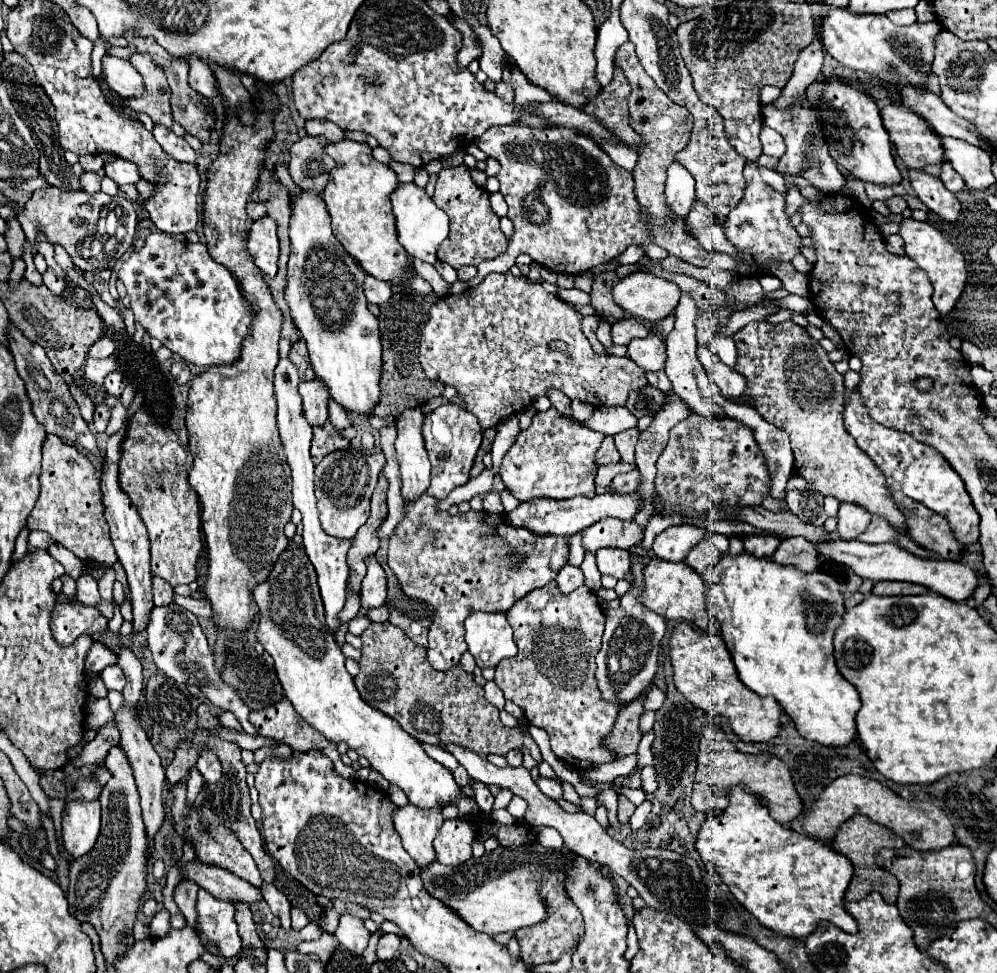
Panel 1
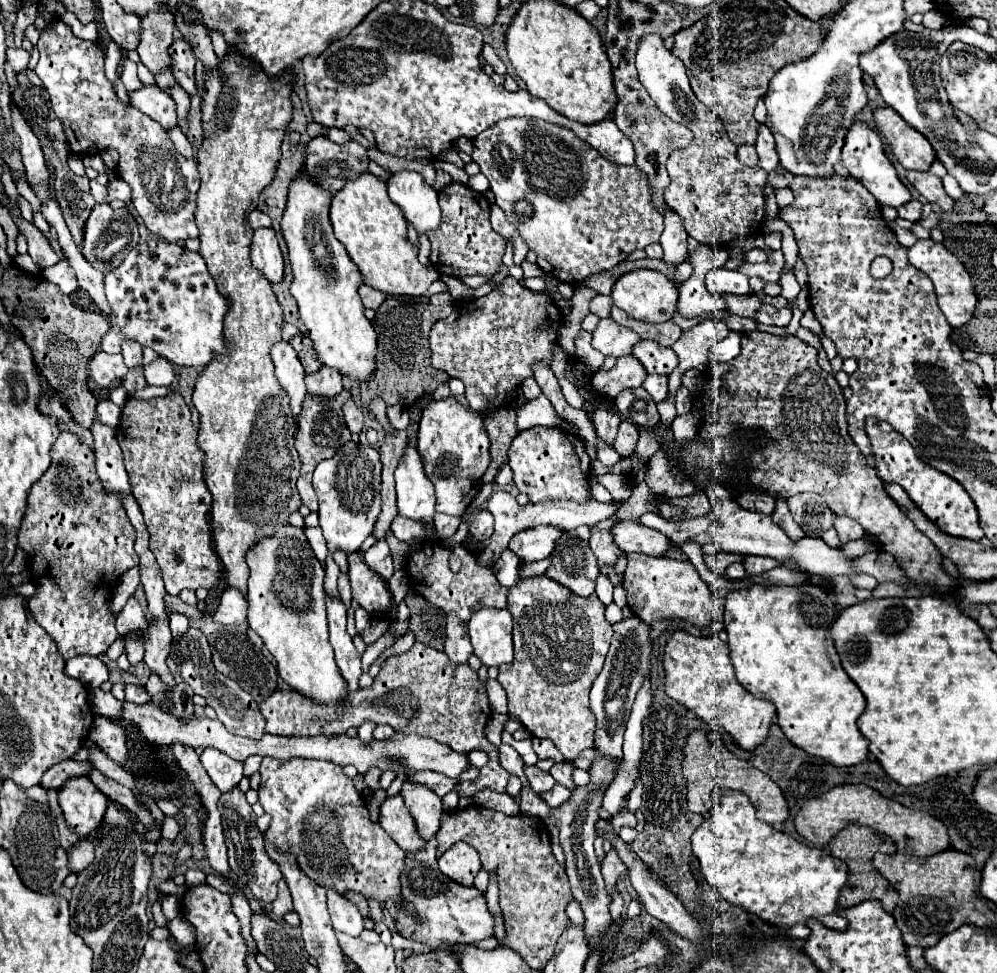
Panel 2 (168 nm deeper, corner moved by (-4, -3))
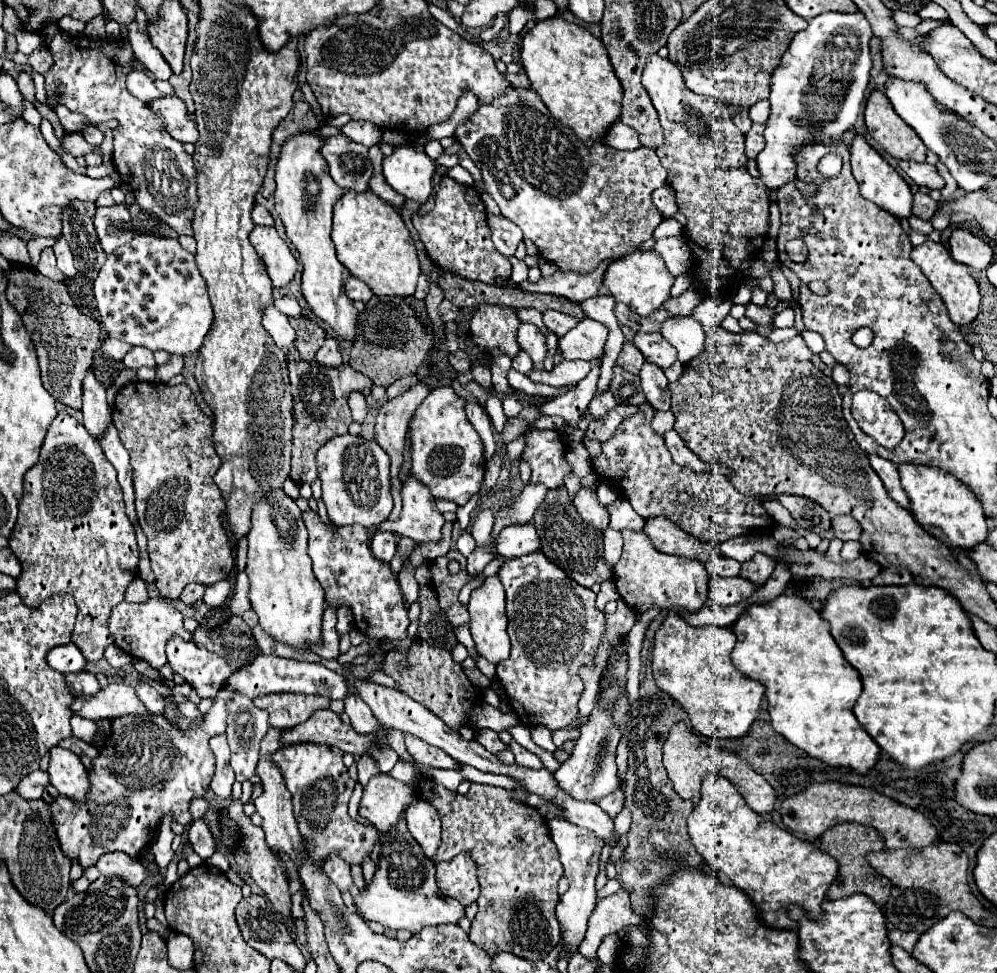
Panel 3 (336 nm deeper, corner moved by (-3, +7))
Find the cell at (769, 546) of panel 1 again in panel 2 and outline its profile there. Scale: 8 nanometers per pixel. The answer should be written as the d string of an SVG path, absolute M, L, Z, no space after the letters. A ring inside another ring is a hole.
M744 558L744 568L748 572L748 576L758 576L764 570L770 570L772 566L778 566L780 562L776 562L774 558Z

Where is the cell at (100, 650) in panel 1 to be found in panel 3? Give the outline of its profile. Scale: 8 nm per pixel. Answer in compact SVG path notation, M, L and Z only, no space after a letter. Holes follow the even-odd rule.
M63 644L55 646L47 654L47 664L59 672L79 672L85 670L87 660L83 660L83 654L79 654L79 648L75 648L75 644Z

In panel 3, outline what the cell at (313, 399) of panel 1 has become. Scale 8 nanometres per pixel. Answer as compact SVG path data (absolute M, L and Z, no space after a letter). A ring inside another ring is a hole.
M327 338L323 342L323 346L319 348L315 360L319 364L325 364L325 366L339 366L341 364L341 352L339 352L339 344L335 338Z

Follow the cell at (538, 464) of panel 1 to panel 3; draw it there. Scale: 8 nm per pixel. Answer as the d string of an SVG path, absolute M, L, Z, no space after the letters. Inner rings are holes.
M531 430L525 436L523 460L531 464L531 484L559 488L571 466L565 460L565 444L555 430Z

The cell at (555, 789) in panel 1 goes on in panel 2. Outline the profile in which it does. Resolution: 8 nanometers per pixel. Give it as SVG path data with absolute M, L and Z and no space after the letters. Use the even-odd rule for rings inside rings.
M526 766L526 776L530 780L530 786L534 792L538 794L544 794L544 792L550 792L556 784L556 780L548 774L548 772L542 772L540 768L536 766Z

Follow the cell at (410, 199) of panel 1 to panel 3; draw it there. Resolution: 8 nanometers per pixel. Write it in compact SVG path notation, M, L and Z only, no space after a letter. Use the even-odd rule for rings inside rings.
M399 144L391 156L383 158L385 182L401 196L427 202L431 194L431 176L435 174L435 162L411 144Z

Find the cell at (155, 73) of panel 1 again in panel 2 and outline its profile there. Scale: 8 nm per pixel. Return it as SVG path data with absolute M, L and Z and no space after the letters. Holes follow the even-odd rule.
M156 12L142 18L142 40L136 52L140 54L140 62L152 74L172 68L172 56L168 54L168 48L174 42L174 28L172 14Z

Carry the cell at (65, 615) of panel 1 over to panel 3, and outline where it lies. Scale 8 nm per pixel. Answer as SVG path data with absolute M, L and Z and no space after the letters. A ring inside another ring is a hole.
M59 412L57 418L51 422L49 430L47 430L47 436L45 436L45 442L41 446L41 456L39 456L39 462L25 474L25 494L21 498L21 504L19 504L19 516L17 516L17 522L11 530L11 538L9 538L9 548L11 552L17 556L19 564L21 564L21 576L17 578L17 594L21 596L23 604L29 606L29 608L37 608L45 598L49 598L51 594L71 594L77 602L77 622L75 622L75 628L71 632L71 642L81 650L81 654L85 656L87 662L97 662L103 658L103 652L109 644L113 644L111 640L111 634L107 632L107 616L111 612L111 608L119 602L125 600L125 590L127 586L137 578L137 568L139 568L139 546L137 546L137 540L135 540L135 530L133 530L133 524L131 520L127 518L125 514L125 504L123 504L123 494L121 494L121 486L117 482L117 472L113 468L113 464L105 458L99 442L85 430L83 424L79 424L73 416L69 416L67 412Z

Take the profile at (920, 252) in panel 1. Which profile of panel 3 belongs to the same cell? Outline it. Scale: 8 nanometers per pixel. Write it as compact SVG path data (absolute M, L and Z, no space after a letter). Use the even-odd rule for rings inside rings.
M925 242L921 246L915 246L911 252L911 260L921 268L921 272L927 276L927 280L931 282L931 286L935 288L935 292L941 296L941 300L947 306L949 318L963 326L969 324L977 318L979 314L979 288L975 278L969 274L969 268L965 264L959 264L951 258L951 254L945 250L943 244L939 242Z

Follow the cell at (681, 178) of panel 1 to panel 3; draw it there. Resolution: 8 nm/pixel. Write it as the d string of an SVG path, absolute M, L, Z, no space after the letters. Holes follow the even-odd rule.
M671 236L671 238L659 238L655 244L655 252L659 252L667 264L667 270L673 276L685 274L687 268L691 266L691 252L683 244L681 236Z

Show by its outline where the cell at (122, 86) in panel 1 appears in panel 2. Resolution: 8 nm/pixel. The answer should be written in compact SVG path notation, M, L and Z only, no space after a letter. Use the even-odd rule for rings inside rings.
M156 84L142 86L138 90L128 92L130 104L150 116L154 122L158 122L162 128L174 128L176 126L176 104L174 100Z

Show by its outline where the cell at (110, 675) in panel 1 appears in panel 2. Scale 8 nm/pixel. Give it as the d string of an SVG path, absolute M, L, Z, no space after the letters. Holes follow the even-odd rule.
M126 684L124 686L126 692L126 700L128 702L136 702L136 704L146 704L150 702L150 696L146 694L146 690L142 686L134 686L134 684Z

